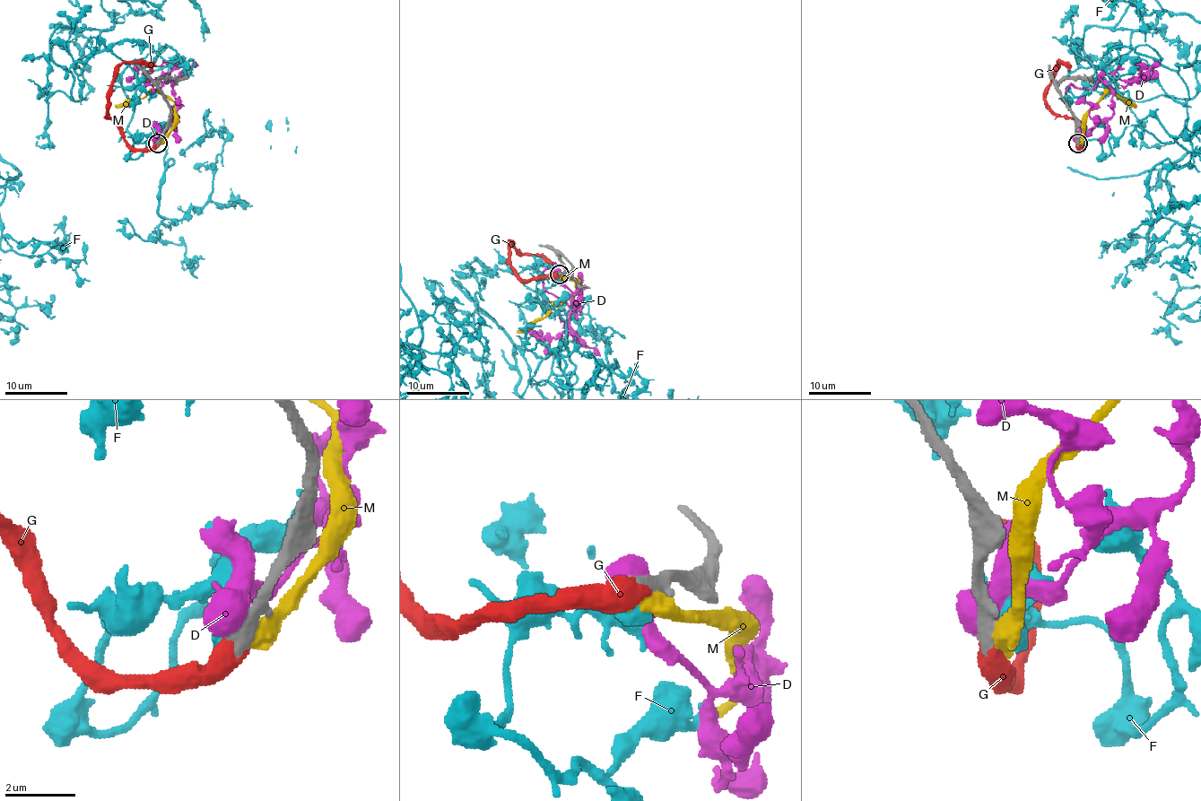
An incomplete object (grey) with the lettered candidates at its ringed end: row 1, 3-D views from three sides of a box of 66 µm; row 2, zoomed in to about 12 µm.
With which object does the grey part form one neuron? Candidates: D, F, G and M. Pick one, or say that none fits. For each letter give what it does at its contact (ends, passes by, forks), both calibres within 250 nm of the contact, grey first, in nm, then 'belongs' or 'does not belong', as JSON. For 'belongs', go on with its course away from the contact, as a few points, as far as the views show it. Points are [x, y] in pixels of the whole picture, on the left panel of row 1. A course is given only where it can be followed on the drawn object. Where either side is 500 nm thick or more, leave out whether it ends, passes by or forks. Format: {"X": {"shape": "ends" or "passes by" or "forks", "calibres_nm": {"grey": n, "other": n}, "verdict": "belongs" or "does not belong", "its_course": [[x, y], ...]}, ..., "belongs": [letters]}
{"D": {"calibres_nm": {"grey": 550, "other": 800}, "verdict": "does not belong"}, "F": {"calibres_nm": {"grey": 480, "other": 700}, "verdict": "does not belong"}, "G": {"calibres_nm": {"grey": 480, "other": 600}, "verdict": "belongs", "its_course": [[159, 142], [134, 148], [108, 116], [108, 89], [116, 70], [124, 62], [155, 65]]}, "M": {"calibres_nm": {"grey": 550, "other": 600}, "verdict": "does not belong"}, "belongs": ["G"]}

